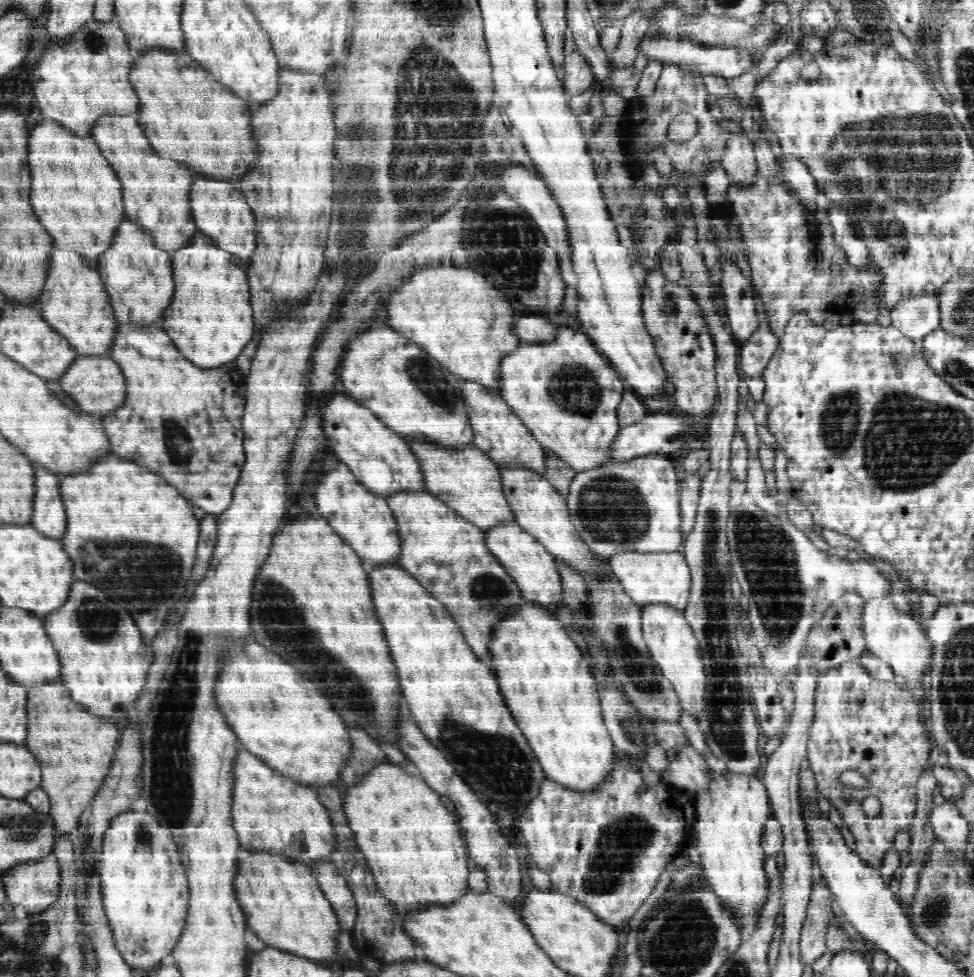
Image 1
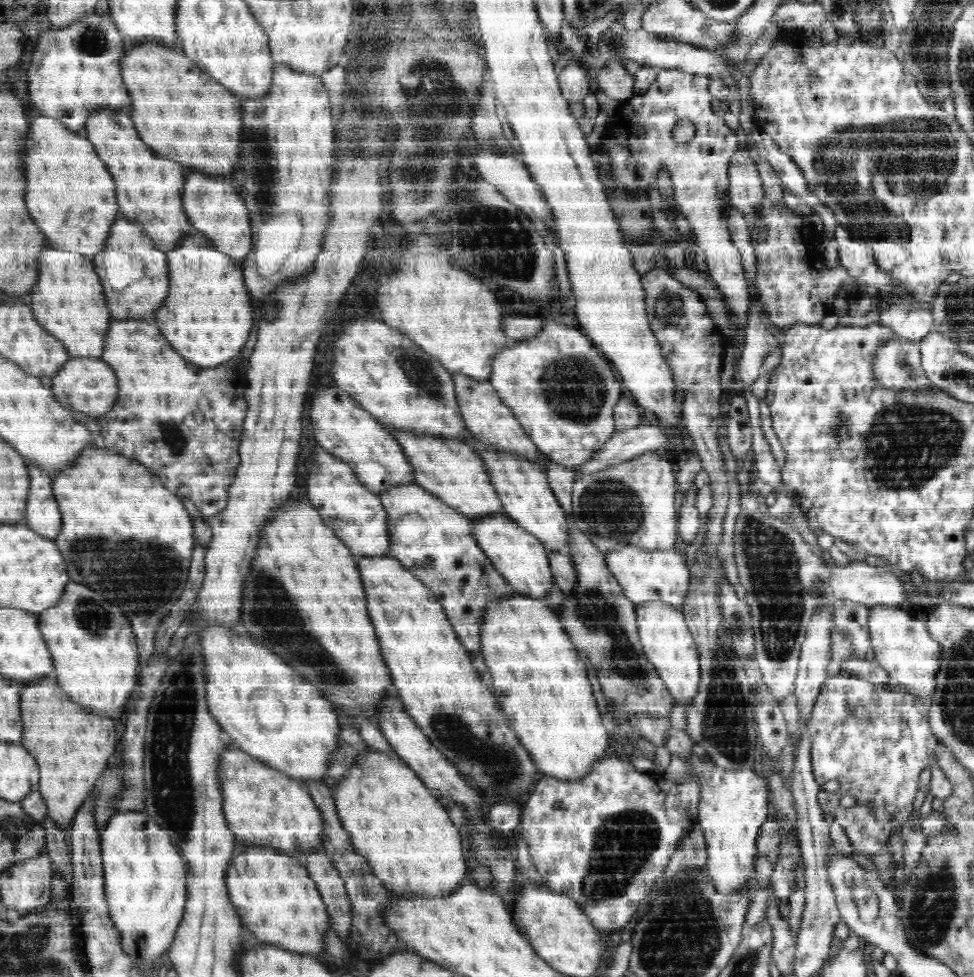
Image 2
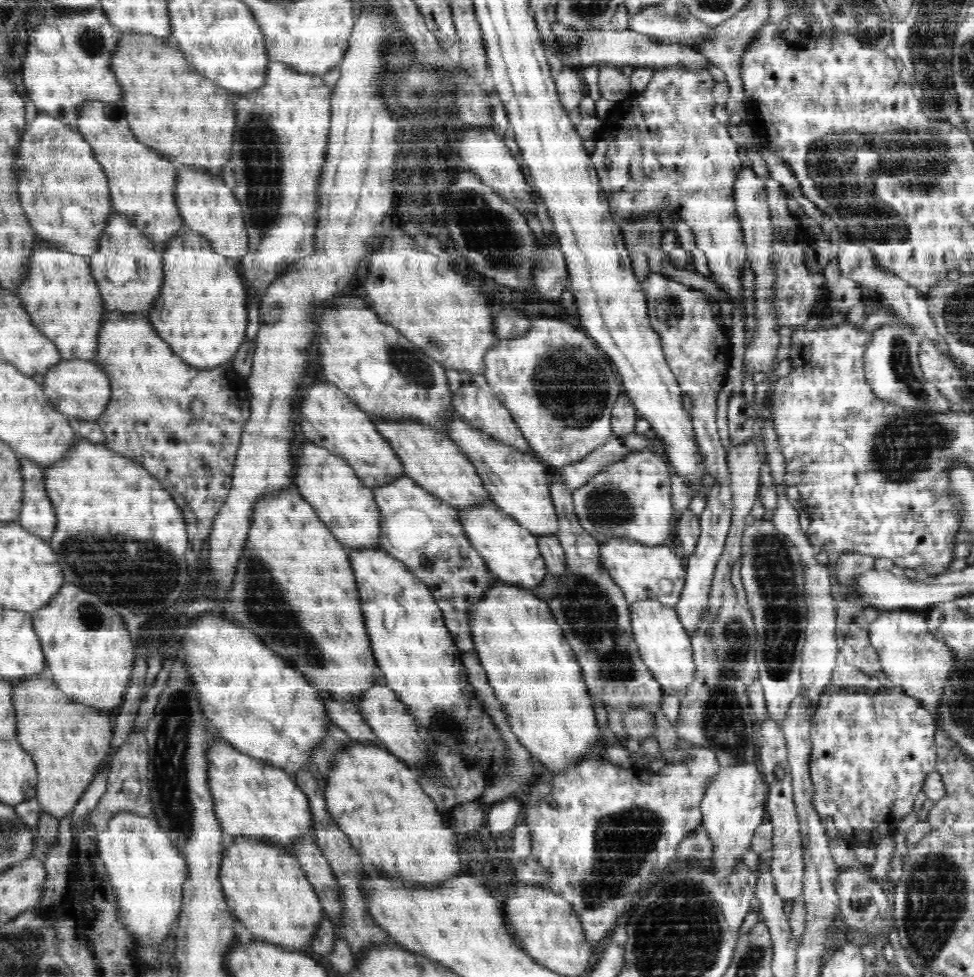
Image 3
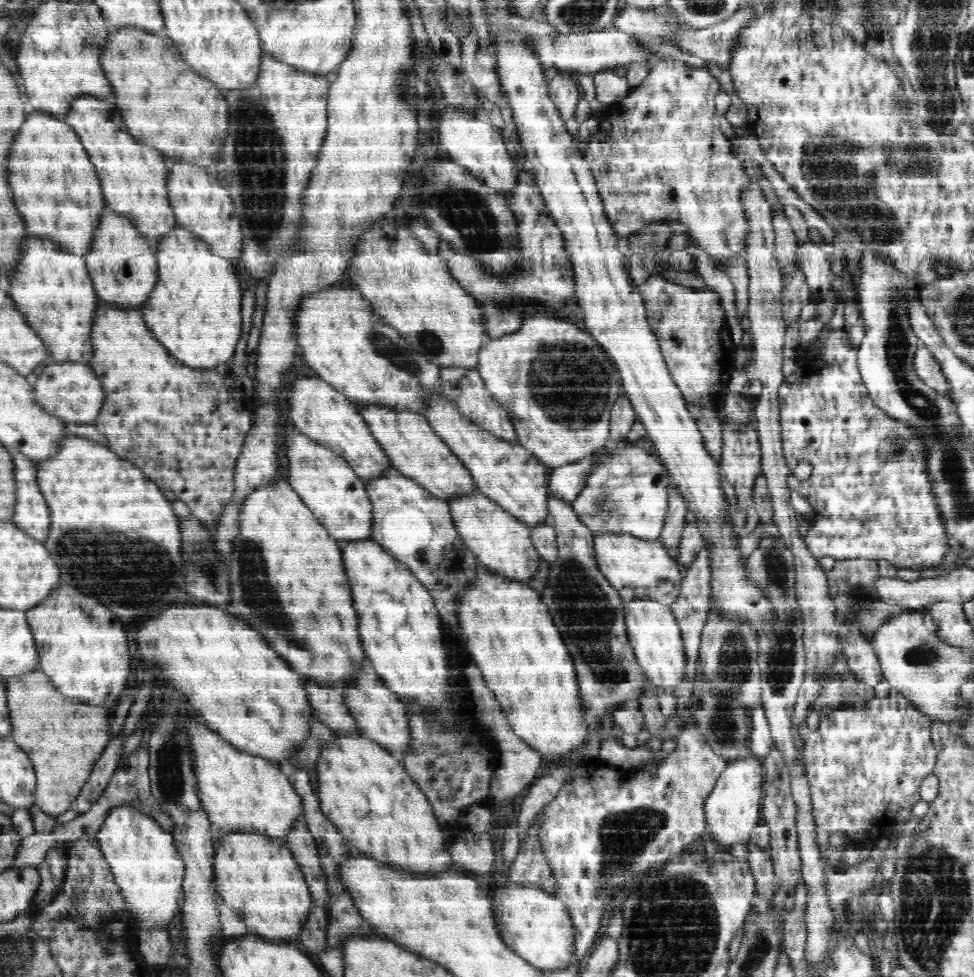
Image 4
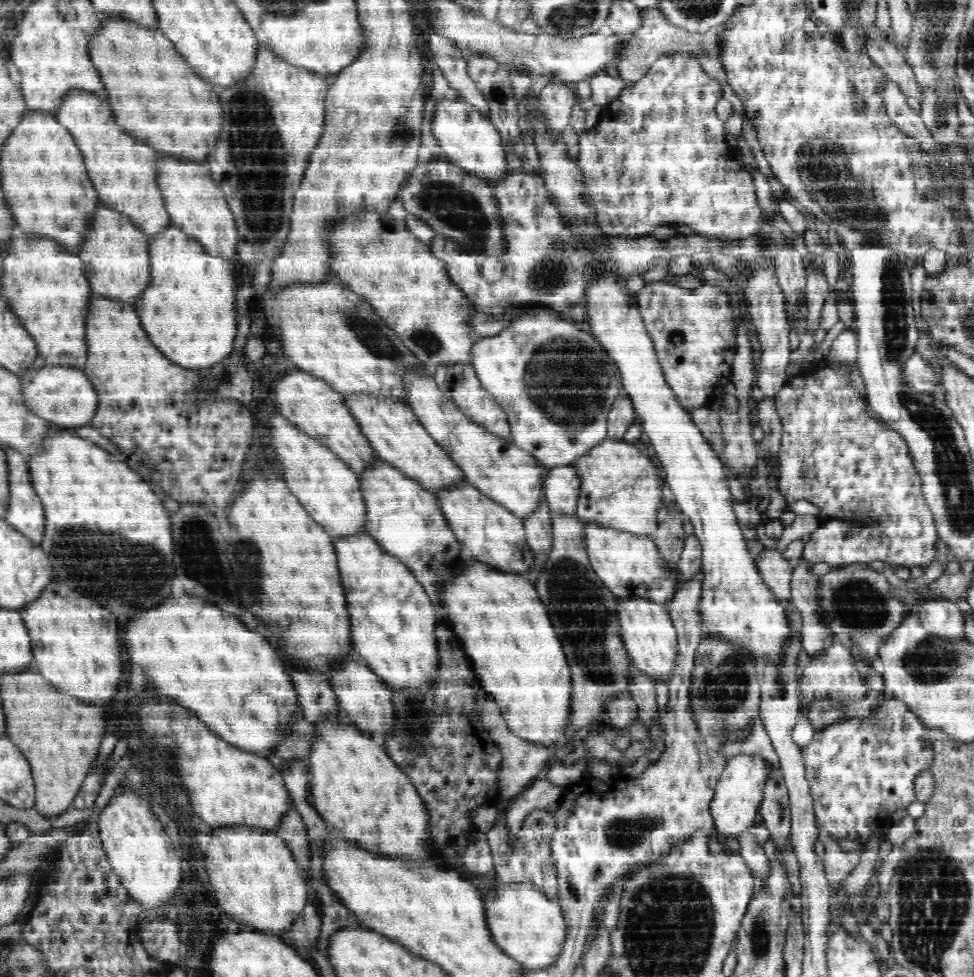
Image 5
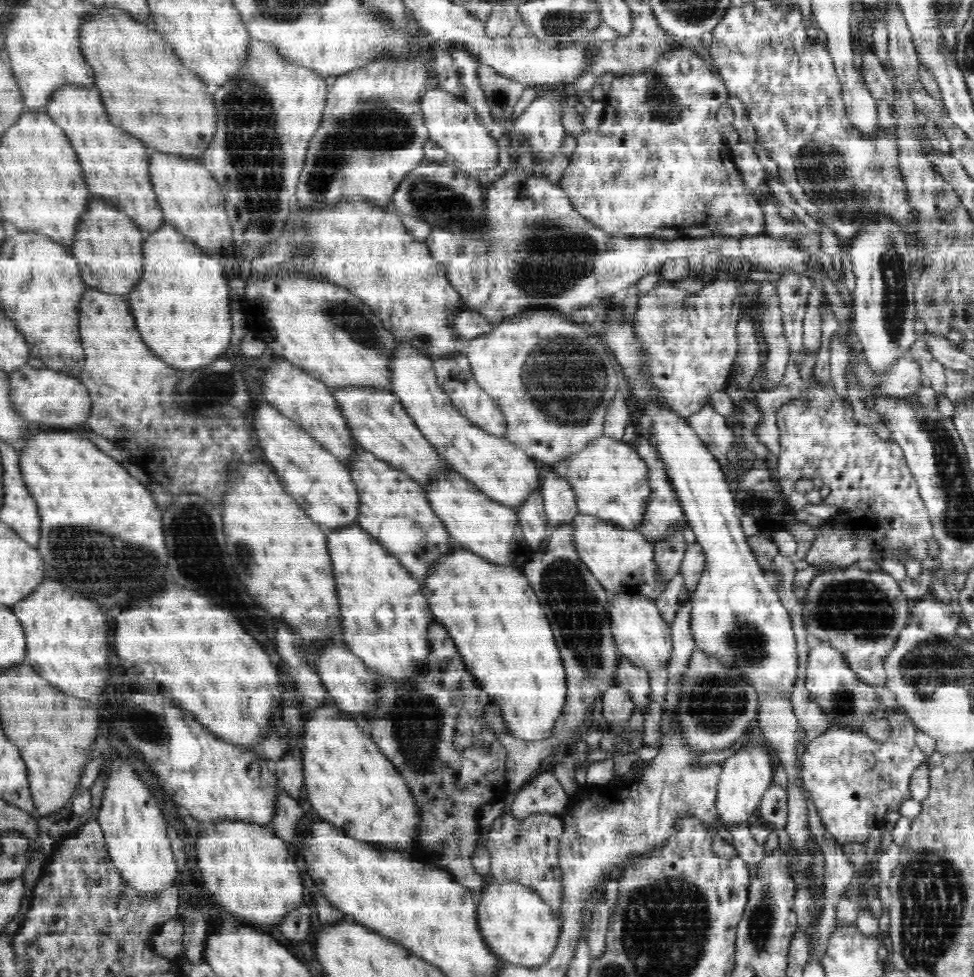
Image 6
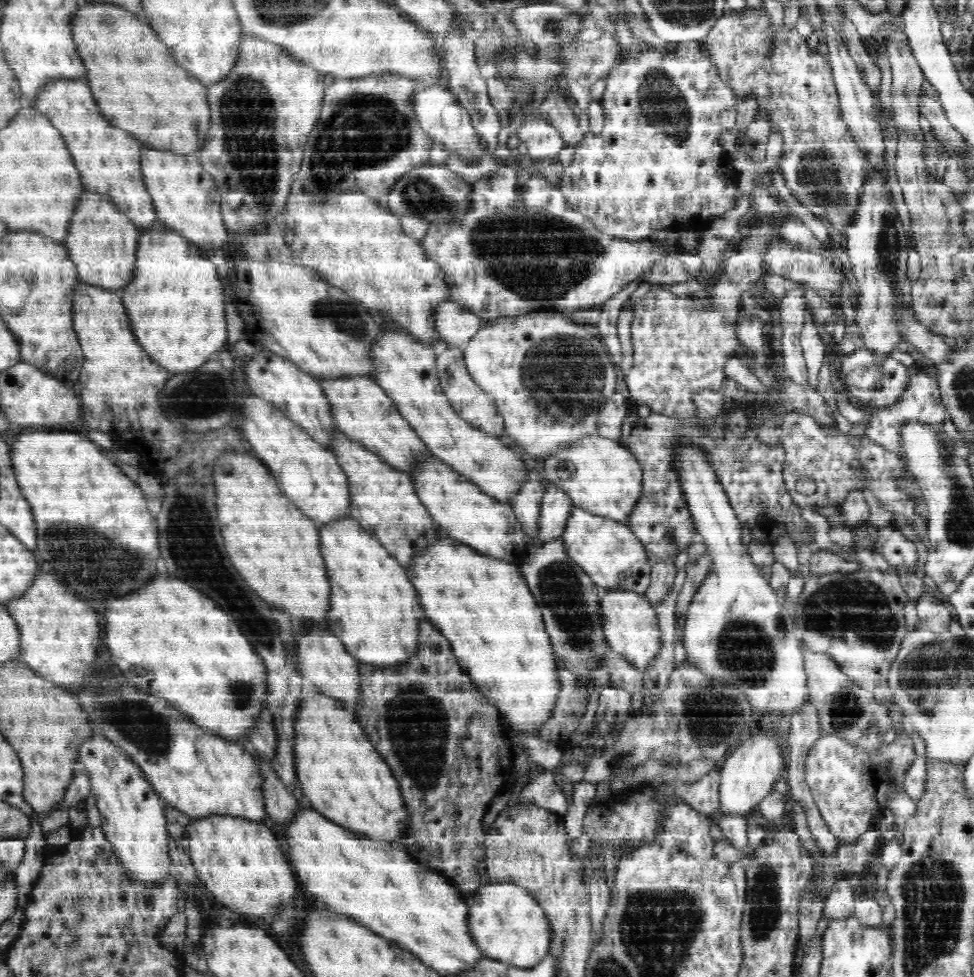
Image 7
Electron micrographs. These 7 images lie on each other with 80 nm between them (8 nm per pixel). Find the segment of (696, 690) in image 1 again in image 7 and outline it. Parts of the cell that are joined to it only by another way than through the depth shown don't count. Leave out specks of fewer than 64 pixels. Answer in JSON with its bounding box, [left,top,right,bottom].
[602,590,660,671]

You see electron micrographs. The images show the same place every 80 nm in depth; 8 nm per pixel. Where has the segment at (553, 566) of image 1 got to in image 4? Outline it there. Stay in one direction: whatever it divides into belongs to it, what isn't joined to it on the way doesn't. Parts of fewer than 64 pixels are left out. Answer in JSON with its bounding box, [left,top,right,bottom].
[448,491,538,580]

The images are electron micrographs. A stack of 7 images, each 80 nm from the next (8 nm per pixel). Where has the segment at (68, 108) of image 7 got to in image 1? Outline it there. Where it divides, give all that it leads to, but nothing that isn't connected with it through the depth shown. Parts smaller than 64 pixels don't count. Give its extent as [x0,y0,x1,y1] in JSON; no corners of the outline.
[90,114,199,252]

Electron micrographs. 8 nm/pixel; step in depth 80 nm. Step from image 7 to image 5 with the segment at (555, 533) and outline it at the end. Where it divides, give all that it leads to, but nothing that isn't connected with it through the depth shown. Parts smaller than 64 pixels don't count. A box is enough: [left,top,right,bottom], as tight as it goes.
[543,465,580,515]

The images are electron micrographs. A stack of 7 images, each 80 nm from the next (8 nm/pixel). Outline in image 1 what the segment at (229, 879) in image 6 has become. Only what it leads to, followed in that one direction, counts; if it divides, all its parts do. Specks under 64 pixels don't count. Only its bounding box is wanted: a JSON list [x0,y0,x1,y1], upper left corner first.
[234,852,342,960]

